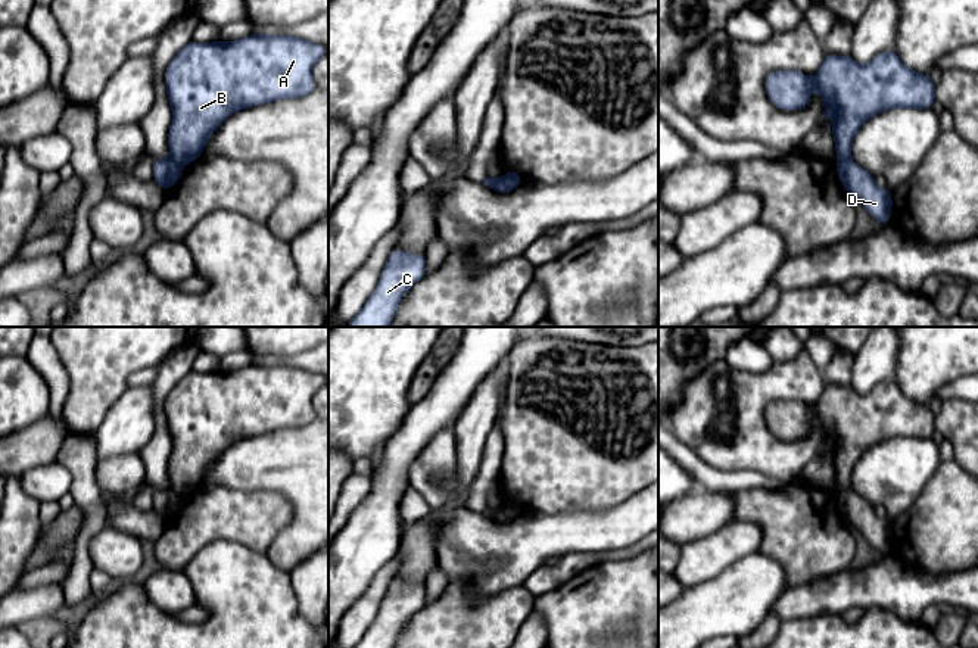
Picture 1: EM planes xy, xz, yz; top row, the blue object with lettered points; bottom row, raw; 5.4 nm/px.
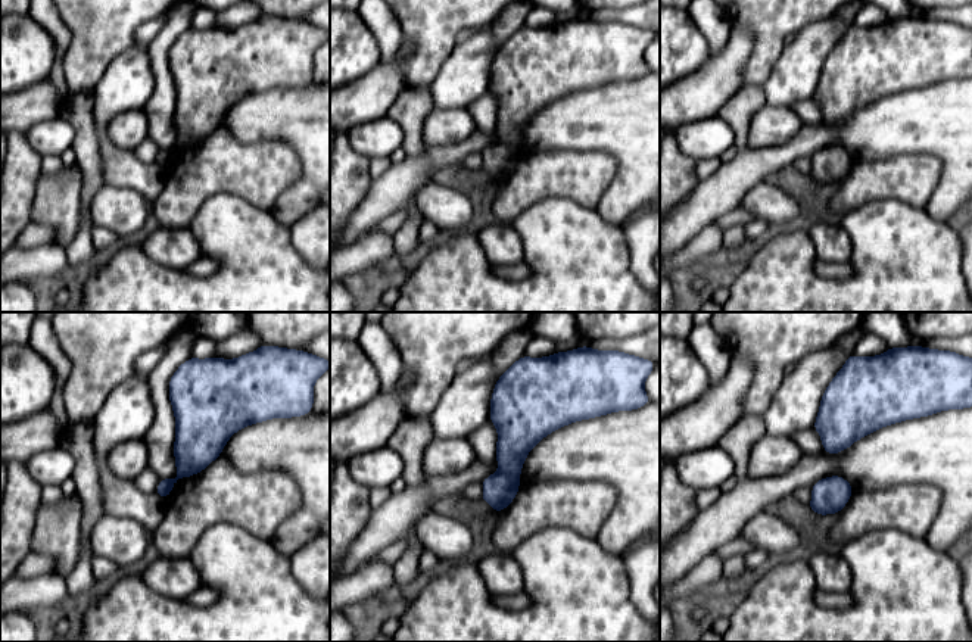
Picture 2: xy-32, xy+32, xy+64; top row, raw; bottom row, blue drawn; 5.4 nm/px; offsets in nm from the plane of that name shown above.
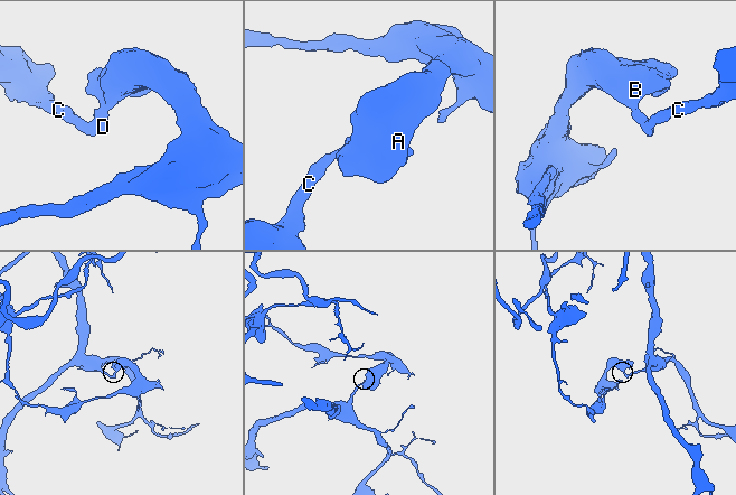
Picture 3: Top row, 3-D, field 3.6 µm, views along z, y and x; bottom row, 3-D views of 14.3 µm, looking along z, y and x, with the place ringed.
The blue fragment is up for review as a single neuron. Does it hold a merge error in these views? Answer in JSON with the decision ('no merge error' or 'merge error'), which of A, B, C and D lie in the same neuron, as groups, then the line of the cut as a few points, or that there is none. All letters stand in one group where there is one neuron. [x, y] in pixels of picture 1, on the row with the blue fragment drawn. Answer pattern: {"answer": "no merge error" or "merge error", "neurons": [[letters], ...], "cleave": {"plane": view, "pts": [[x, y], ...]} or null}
{"answer": "merge error", "neurons": [["A", "B"], ["C", "D"]], "cleave": {"plane": "xz", "pts": [[502, 177], [511, 189]]}}

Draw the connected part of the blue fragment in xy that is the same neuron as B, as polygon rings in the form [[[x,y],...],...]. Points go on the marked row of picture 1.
[[[258,31],[228,43],[186,44],[163,75],[172,110],[171,159],[181,166],[199,159],[218,127],[242,109],[314,91],[312,68],[326,50],[299,37]]]

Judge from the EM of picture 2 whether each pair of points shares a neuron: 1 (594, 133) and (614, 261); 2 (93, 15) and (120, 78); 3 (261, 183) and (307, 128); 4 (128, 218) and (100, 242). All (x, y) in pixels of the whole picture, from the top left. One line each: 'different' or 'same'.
1: different
2: different
3: different
4: different

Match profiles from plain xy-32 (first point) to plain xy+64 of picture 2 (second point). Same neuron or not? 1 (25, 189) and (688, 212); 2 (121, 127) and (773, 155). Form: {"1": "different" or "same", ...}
{"1": "different", "2": "different"}

